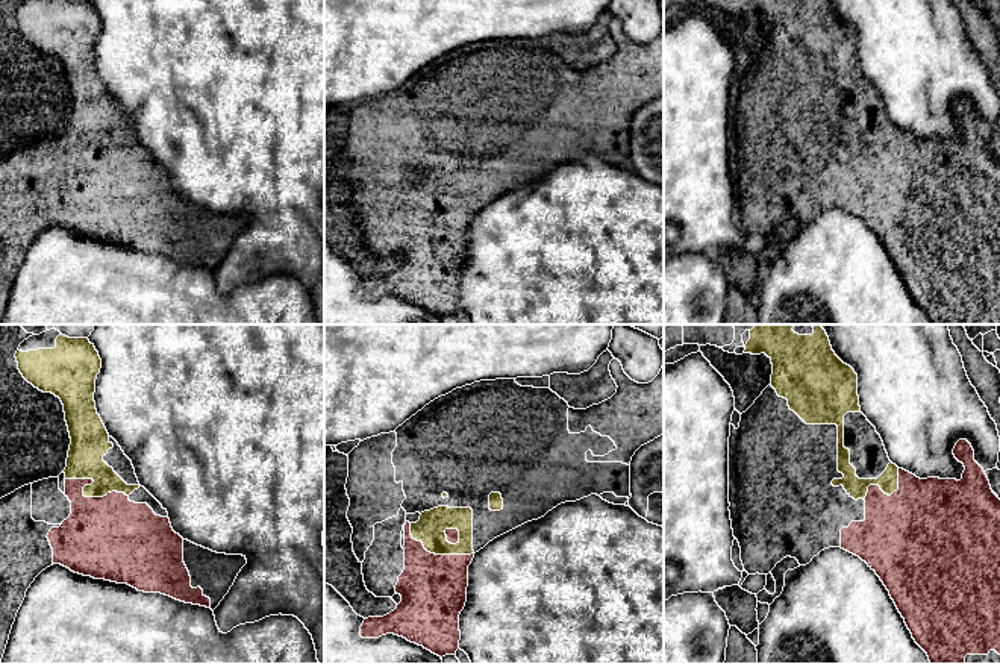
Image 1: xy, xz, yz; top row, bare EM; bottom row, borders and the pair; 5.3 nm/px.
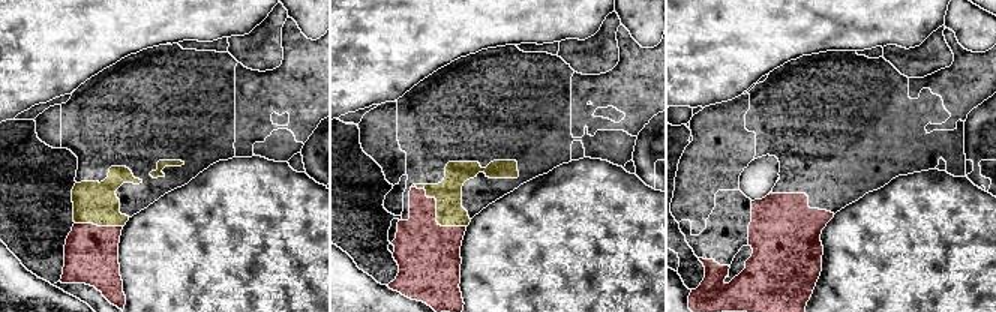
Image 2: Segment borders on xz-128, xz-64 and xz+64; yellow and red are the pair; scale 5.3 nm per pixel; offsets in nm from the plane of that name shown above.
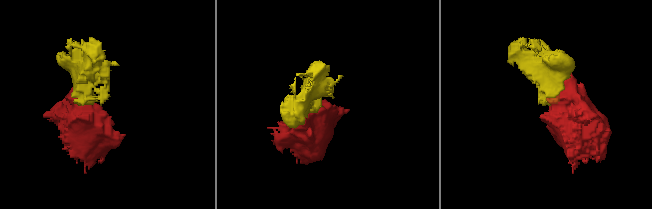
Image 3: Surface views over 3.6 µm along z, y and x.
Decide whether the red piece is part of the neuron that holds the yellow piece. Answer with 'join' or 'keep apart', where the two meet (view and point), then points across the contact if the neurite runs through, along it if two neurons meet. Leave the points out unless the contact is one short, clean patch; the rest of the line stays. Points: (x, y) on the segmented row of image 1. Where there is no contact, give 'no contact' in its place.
join; contact xy (84, 494)

